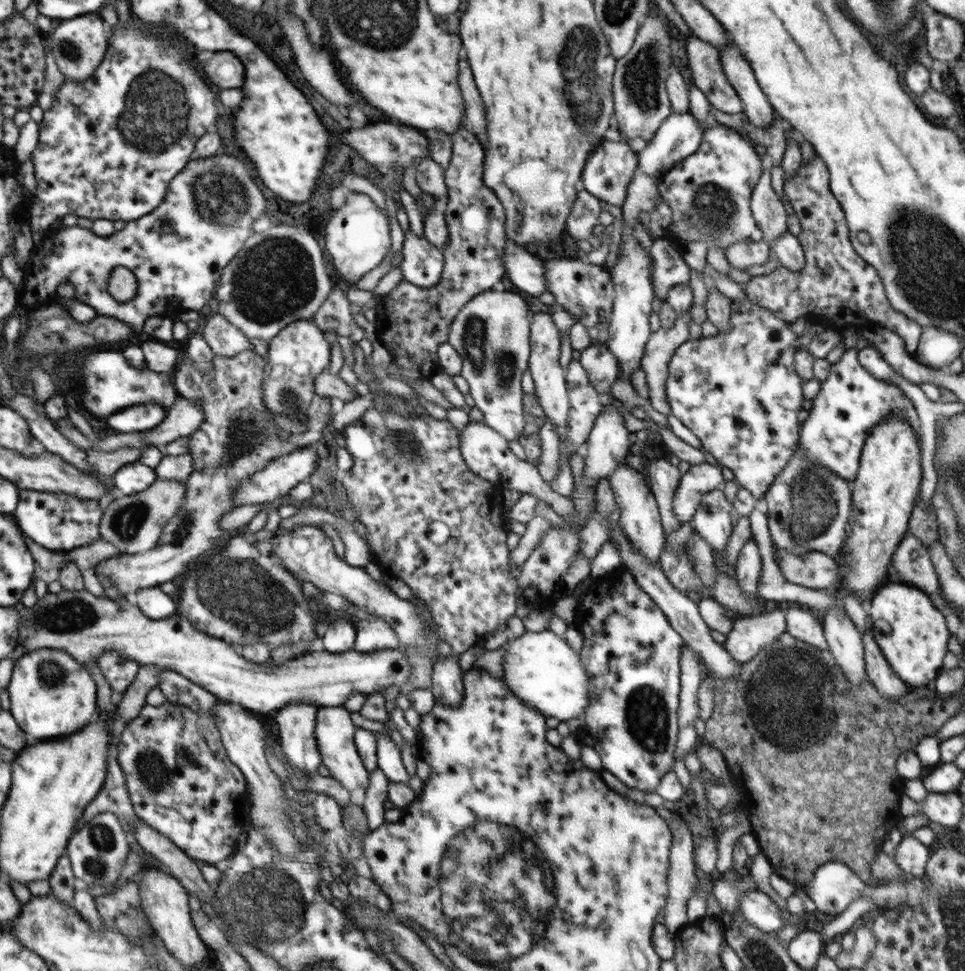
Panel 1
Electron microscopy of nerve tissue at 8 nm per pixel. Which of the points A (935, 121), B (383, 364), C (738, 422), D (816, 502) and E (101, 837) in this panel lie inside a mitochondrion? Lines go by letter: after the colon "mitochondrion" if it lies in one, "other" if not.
A: other
B: other
C: other
D: mitochondrion
E: mitochondrion

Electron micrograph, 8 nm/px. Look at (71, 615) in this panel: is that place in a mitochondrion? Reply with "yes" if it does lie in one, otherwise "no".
yes

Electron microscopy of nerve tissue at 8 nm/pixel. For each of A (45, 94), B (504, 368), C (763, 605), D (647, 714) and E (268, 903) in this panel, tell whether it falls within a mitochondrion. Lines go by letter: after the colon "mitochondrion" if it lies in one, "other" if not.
A: other
B: mitochondrion
C: other
D: mitochondrion
E: mitochondrion

